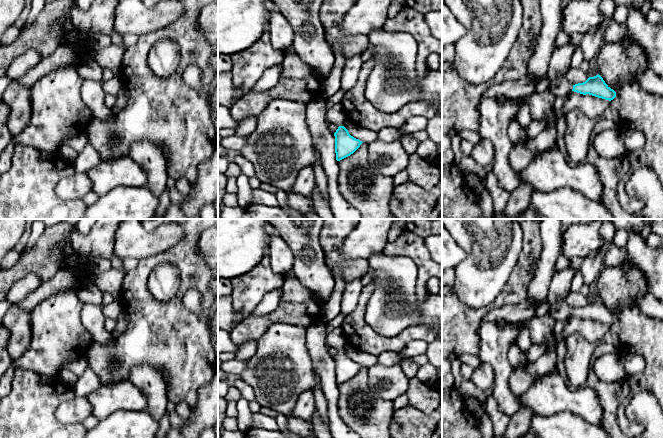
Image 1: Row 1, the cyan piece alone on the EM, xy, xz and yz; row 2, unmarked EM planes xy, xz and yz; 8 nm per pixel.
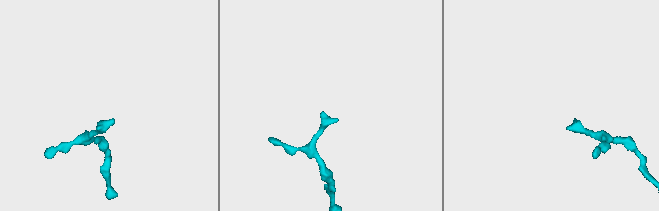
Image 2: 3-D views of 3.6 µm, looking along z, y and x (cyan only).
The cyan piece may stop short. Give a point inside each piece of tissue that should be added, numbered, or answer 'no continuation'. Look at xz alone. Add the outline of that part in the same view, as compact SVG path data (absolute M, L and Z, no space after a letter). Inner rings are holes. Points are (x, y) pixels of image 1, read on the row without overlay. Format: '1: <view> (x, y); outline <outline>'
1: xz (335, 338); outline M322 312L316 317L316 323L323 323L326 325L326 343L329 347L334 347L337 350L343 350L344 346L347 344L348 339L344 335L341 327L336 327L332 330L328 329L328 321L324 318Z

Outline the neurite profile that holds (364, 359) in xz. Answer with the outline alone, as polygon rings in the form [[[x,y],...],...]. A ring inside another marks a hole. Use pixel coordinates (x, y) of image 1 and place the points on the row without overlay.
[[[354,348],[351,352],[349,352],[348,356],[354,362],[367,368],[370,368],[378,363],[376,356],[355,350]]]

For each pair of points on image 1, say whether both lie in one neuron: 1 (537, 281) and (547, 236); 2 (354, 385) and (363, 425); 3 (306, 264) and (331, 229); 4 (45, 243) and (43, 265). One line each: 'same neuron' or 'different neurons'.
1: same neuron
2: same neuron
3: different neurons
4: same neuron

